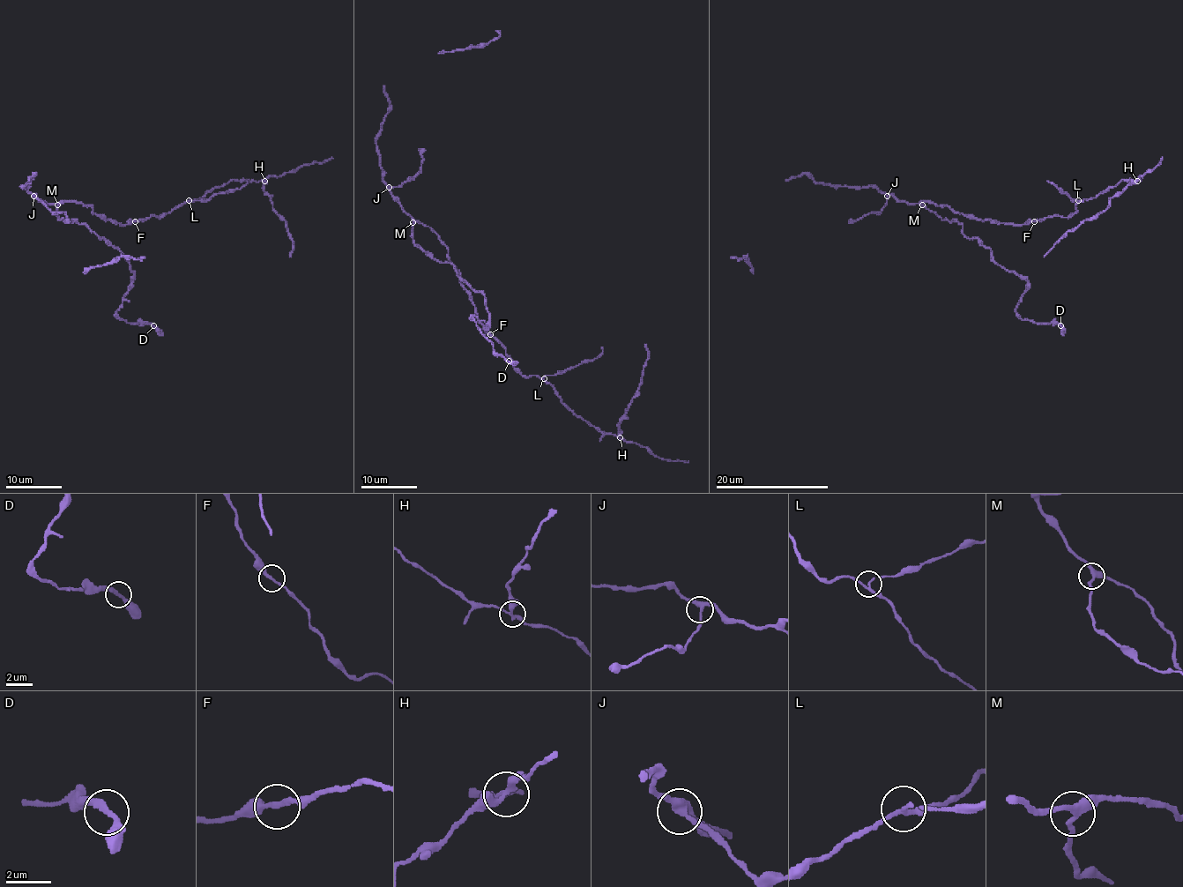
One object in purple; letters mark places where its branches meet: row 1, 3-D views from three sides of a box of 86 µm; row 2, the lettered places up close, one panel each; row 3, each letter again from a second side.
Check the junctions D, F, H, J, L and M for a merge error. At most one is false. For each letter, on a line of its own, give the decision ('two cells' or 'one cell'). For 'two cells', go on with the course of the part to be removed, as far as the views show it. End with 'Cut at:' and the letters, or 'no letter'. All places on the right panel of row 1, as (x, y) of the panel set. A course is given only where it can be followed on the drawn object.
D: one cell
F: one cell
H: two cells | (1137, 181), (1117, 192), (1105, 209), (1069, 230), (1044, 257)
J: one cell
L: one cell
M: one cell
Cut at: H

